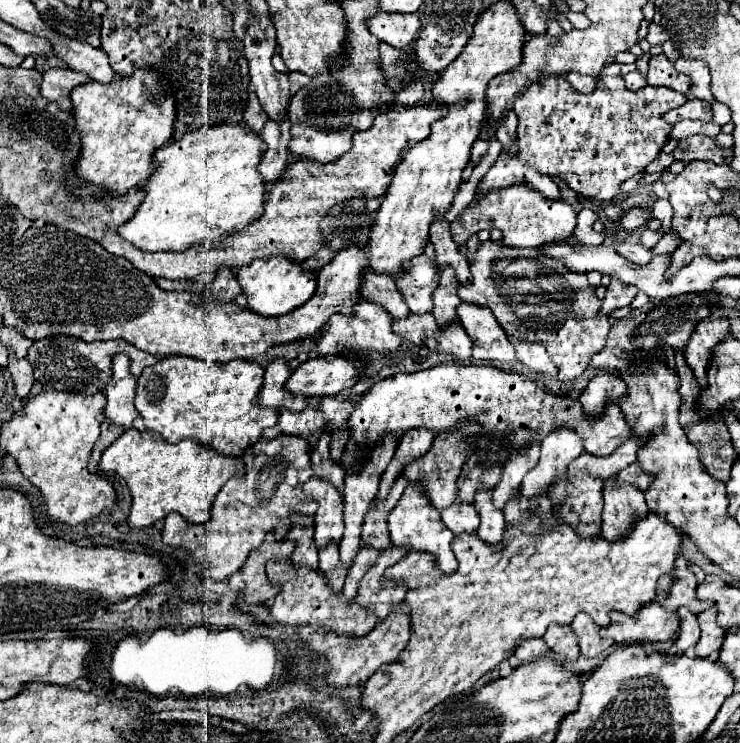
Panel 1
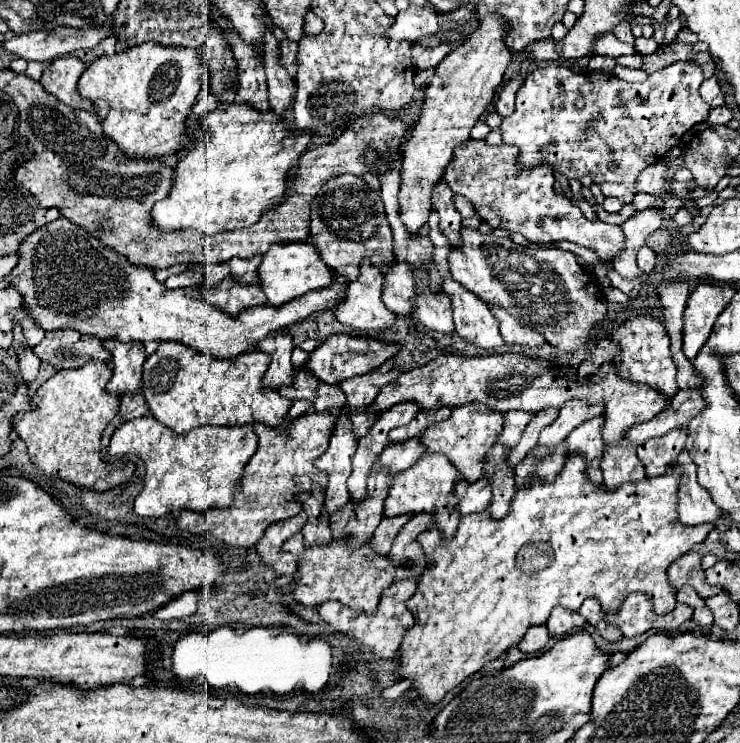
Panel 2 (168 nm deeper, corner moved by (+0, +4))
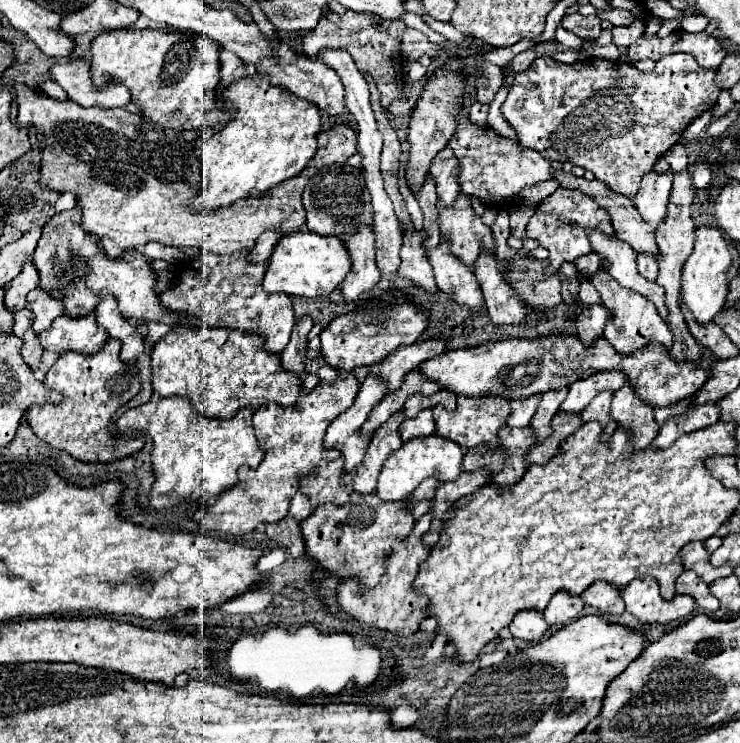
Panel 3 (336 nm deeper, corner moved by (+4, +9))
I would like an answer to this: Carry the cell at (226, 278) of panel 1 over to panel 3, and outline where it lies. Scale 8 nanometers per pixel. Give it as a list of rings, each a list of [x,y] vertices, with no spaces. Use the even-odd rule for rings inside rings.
[[[276,228],[276,230],[268,230],[268,232],[264,232],[264,234],[258,238],[256,246],[252,248],[250,258],[252,258],[254,262],[268,262],[270,256],[272,256],[274,244],[276,244],[282,236],[284,236],[284,234],[282,234],[278,228]]]

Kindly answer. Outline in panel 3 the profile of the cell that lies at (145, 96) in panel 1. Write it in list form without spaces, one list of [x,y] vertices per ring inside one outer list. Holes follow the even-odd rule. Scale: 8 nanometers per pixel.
[[[118,28],[106,30],[96,36],[92,42],[92,80],[98,88],[108,84],[108,80],[116,80],[130,88],[132,102],[142,106],[144,124],[142,128],[174,128],[174,130],[200,130],[204,126],[214,126],[220,122],[216,114],[226,112],[216,102],[216,88],[220,82],[220,44],[212,42],[208,36],[188,34],[188,32],[168,32],[158,28]]]

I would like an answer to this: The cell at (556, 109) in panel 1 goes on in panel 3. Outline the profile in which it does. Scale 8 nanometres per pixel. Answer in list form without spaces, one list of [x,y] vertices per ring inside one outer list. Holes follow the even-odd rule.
[[[672,54],[658,62],[662,62],[660,74],[648,74],[622,60],[586,58],[570,66],[550,56],[538,56],[528,70],[516,74],[508,98],[502,104],[502,114],[516,130],[518,142],[524,144],[524,148],[540,152],[546,160],[570,162],[592,170],[594,176],[614,192],[634,196],[642,176],[680,140],[694,118],[714,108],[720,94],[720,86],[714,80],[716,68],[700,68],[692,56],[684,54]]]

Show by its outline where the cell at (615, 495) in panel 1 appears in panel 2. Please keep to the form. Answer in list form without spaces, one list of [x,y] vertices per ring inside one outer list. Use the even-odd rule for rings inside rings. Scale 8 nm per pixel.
[[[626,441],[606,447],[600,469],[604,473],[606,489],[616,489],[622,483],[642,481],[644,477],[644,469],[636,457],[636,449],[628,449]]]

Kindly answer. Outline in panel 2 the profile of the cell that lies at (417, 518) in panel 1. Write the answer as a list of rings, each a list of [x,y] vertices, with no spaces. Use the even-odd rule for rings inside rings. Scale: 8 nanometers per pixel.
[[[430,453],[422,455],[410,469],[402,471],[392,479],[388,497],[384,501],[384,517],[394,519],[400,515],[418,515],[426,513],[434,519],[434,527],[444,535],[444,541],[452,541],[458,527],[458,513],[452,513],[446,501],[452,501],[452,489],[456,481],[456,469],[448,457],[432,457]]]

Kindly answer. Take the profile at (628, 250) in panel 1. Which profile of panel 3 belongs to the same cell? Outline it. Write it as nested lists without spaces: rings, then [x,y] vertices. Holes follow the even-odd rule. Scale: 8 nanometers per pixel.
[[[638,254],[638,272],[640,272],[646,280],[654,282],[656,276],[658,276],[658,262],[656,262],[652,256]]]

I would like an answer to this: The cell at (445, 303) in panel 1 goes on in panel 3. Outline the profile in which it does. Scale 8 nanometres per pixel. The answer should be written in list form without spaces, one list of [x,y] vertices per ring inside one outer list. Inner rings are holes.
[[[428,174],[426,180],[422,182],[420,190],[414,192],[418,204],[420,204],[420,210],[424,214],[424,230],[428,232],[426,236],[426,242],[424,242],[424,248],[426,250],[432,250],[440,244],[442,240],[442,234],[440,234],[440,222],[438,222],[438,208],[436,208],[436,182],[434,178]]]

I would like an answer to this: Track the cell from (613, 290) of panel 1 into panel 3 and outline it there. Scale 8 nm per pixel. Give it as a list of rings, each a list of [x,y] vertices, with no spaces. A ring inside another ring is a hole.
[[[650,170],[640,184],[640,190],[634,198],[636,210],[646,216],[646,222],[656,228],[660,220],[666,216],[666,206],[670,198],[672,188],[672,170],[660,174],[656,170]]]

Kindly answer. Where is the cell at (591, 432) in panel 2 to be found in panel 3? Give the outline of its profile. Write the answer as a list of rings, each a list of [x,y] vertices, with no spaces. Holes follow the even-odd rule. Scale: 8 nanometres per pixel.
[[[600,392],[596,396],[596,400],[592,400],[582,412],[582,420],[588,422],[588,420],[598,420],[602,422],[602,428],[604,428],[604,436],[610,436],[614,430],[616,430],[616,420],[612,420],[610,416],[610,402],[612,402],[612,394],[614,392]]]

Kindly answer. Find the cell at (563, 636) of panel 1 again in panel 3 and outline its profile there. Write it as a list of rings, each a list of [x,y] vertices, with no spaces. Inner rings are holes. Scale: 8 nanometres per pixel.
[[[560,590],[552,596],[548,608],[544,610],[544,618],[550,626],[558,624],[558,626],[564,626],[572,620],[576,620],[584,608],[584,600],[576,594],[570,594],[566,590]]]

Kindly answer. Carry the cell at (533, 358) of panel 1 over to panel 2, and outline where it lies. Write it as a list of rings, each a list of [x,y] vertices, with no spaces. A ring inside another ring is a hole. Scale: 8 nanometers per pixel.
[[[492,309],[492,313],[500,323],[500,333],[504,337],[504,343],[516,347],[524,345],[530,349],[538,349],[544,345],[544,337],[540,337],[540,333],[528,329],[526,325],[520,325],[520,321],[516,321],[516,317],[512,317],[510,313],[504,313],[504,309]]]

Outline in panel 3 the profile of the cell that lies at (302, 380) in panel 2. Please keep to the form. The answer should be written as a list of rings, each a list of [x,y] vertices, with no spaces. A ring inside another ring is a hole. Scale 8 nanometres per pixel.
[[[306,316],[306,318],[302,318],[302,320],[294,326],[292,336],[290,336],[290,342],[288,342],[288,346],[284,348],[284,352],[280,354],[284,370],[292,370],[292,372],[296,372],[296,374],[304,374],[304,354],[306,354],[306,344],[308,344],[306,336],[308,336],[312,324],[314,324],[314,322]]]

